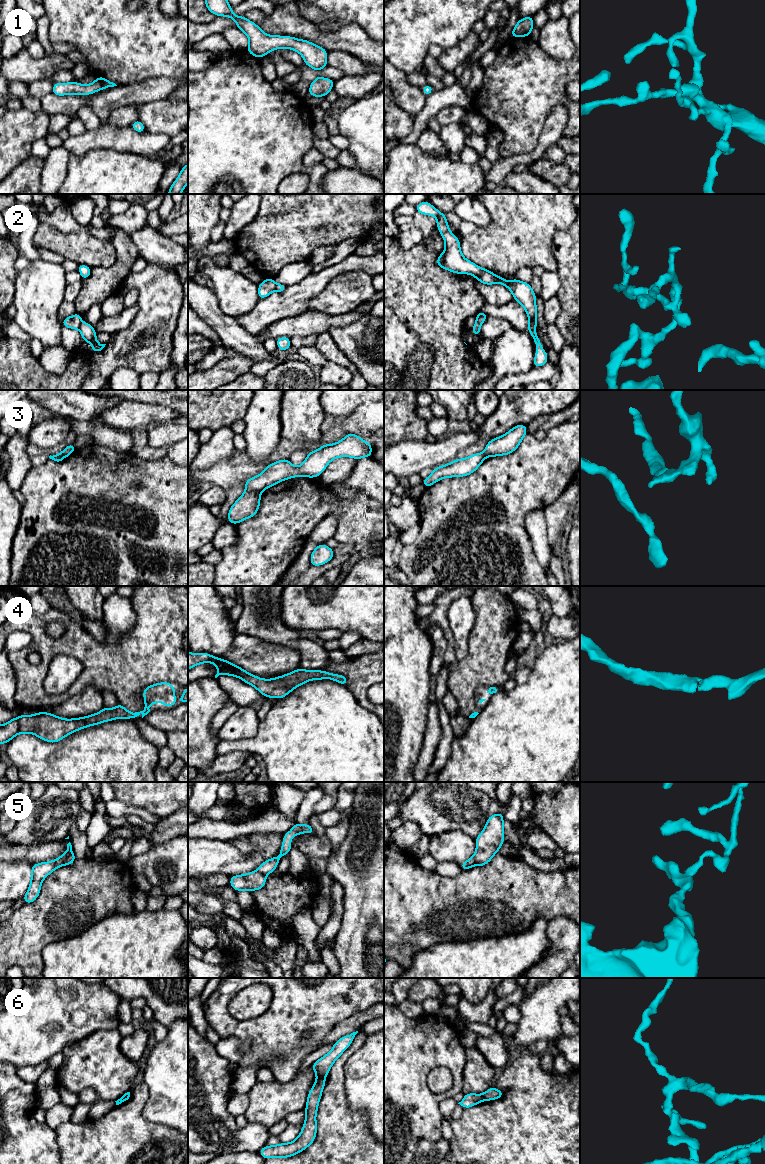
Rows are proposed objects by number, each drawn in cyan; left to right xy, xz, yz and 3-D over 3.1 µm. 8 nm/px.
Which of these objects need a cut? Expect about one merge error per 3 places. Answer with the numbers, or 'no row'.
2, 3, 5, 6

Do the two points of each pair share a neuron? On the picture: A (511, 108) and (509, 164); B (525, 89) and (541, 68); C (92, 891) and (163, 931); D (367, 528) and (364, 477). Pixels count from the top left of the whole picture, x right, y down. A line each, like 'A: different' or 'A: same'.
A: different
B: same
C: different
D: different

